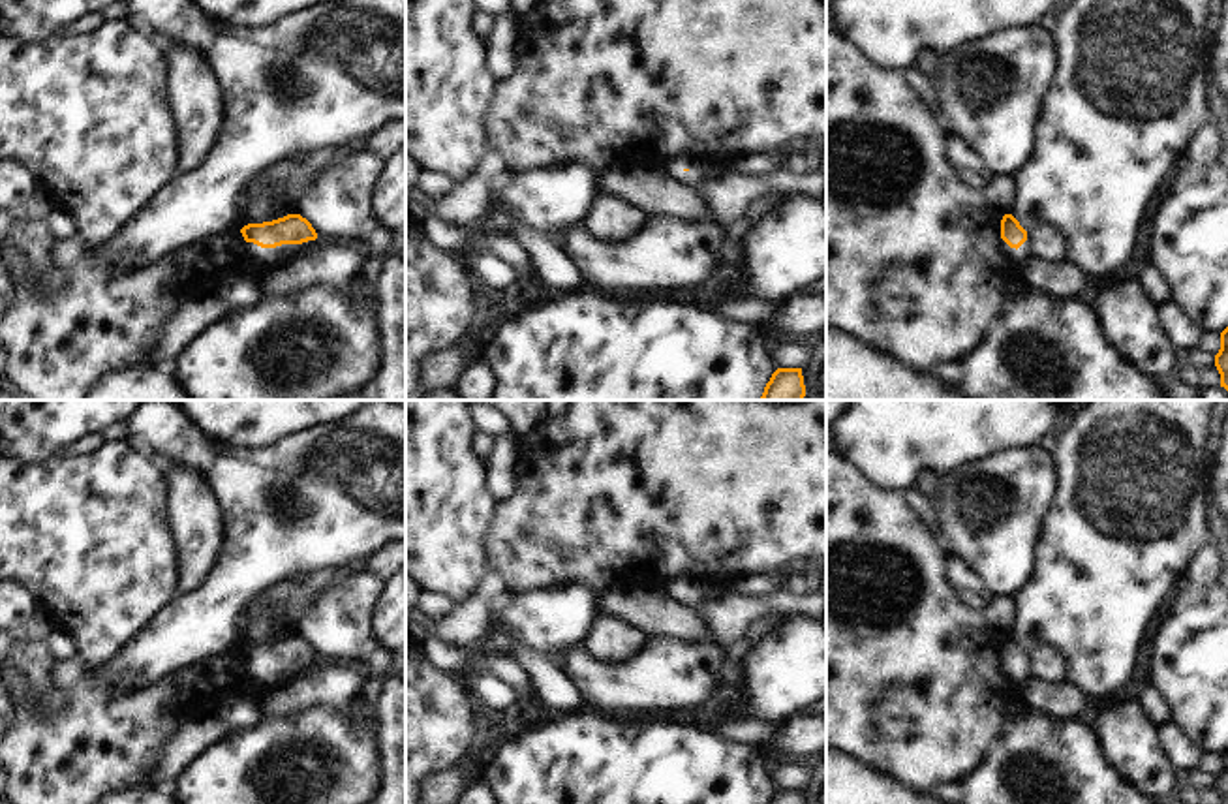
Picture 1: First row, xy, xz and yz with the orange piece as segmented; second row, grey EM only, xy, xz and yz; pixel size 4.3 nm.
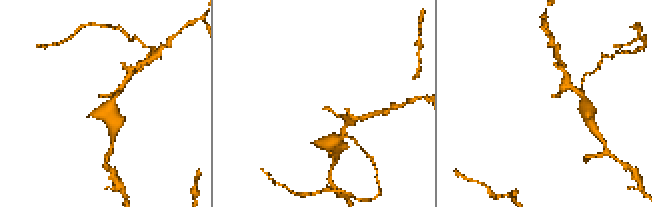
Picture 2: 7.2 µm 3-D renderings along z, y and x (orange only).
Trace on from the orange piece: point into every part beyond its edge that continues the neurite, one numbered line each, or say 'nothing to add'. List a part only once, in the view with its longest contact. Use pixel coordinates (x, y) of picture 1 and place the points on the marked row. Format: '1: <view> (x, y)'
nothing to add

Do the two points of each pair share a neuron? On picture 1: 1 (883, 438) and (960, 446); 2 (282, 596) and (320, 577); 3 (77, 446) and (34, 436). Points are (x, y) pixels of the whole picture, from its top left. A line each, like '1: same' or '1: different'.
1: same
2: same
3: different

